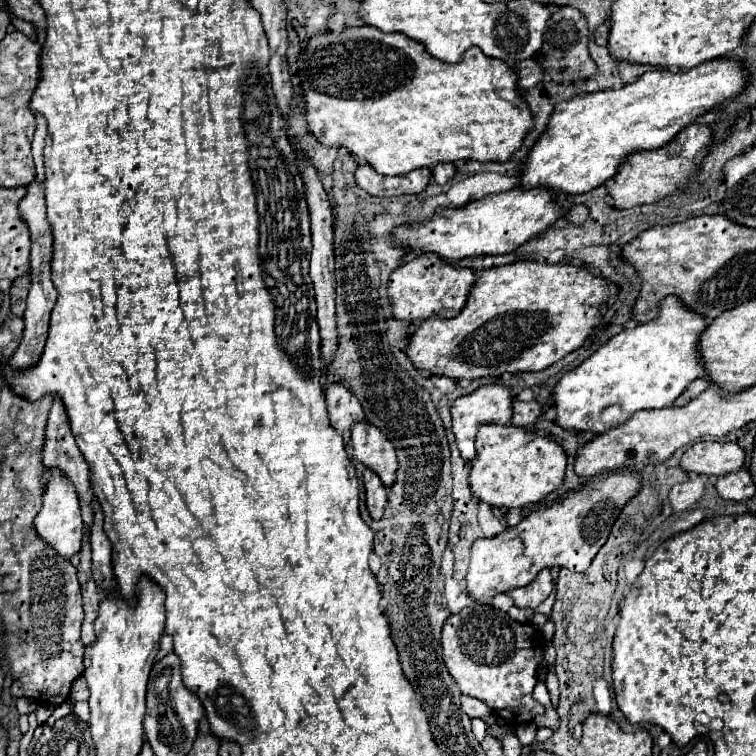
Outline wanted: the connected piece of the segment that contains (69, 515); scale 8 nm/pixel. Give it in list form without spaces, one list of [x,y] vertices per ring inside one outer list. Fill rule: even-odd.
[[[50,468],[52,478],[48,482],[48,488],[44,492],[44,502],[42,510],[34,518],[34,526],[40,538],[44,542],[50,542],[50,546],[62,556],[62,558],[72,558],[76,552],[80,552],[80,542],[82,542],[82,516],[80,516],[80,502],[74,484],[70,478],[60,470],[60,468]]]

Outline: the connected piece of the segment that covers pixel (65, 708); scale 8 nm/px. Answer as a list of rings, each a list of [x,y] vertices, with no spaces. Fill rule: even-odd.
[[[67,700],[63,702],[62,704],[60,704],[60,706],[55,707],[54,712],[52,713],[46,724],[48,724],[48,726],[52,726],[52,724],[54,724],[56,720],[69,715],[71,713],[71,710],[72,707],[70,706],[70,701]]]

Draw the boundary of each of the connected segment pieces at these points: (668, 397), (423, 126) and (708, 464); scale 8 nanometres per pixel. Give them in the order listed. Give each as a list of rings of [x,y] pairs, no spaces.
[[[664,298],[654,320],[622,330],[556,382],[552,390],[556,424],[564,430],[600,434],[604,432],[600,414],[608,406],[618,404],[624,420],[638,410],[672,406],[684,388],[704,374],[696,342],[706,326],[708,320],[700,318],[700,314],[692,314],[686,306],[680,306],[678,298]]]
[[[372,26],[342,28],[340,32],[328,30],[328,32],[320,32],[320,34],[310,36],[306,48],[296,58],[296,76],[300,78],[300,86],[302,86],[302,106],[306,112],[308,132],[314,134],[314,138],[324,146],[346,148],[356,160],[370,164],[382,176],[400,176],[400,174],[408,174],[410,170],[416,170],[416,168],[432,168],[438,162],[456,162],[456,160],[478,160],[478,162],[500,160],[500,162],[504,162],[520,148],[526,132],[532,126],[532,112],[530,112],[528,104],[518,94],[516,74],[512,74],[512,70],[504,62],[484,56],[482,50],[476,46],[468,48],[468,52],[462,54],[460,62],[446,64],[438,58],[432,58],[424,50],[424,46],[420,46],[420,42],[414,42],[408,36],[398,34],[398,32],[384,34]]]
[[[698,442],[688,448],[680,458],[684,472],[704,476],[724,476],[740,470],[744,464],[744,450],[734,442]]]

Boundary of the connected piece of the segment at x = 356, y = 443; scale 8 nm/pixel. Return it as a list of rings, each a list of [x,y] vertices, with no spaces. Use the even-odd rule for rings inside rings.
[[[358,422],[356,426],[352,426],[352,448],[354,458],[374,470],[386,488],[396,482],[396,452],[392,442],[388,442],[388,438],[384,438],[380,430],[376,430],[368,422]]]

